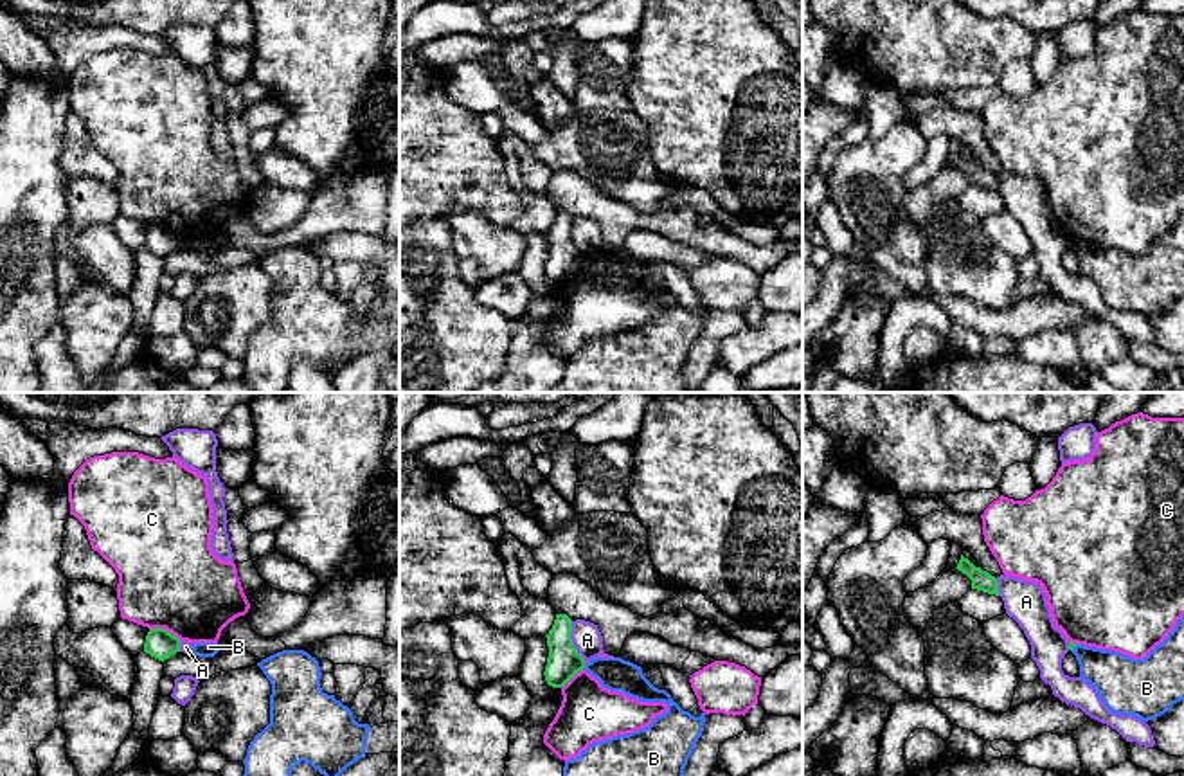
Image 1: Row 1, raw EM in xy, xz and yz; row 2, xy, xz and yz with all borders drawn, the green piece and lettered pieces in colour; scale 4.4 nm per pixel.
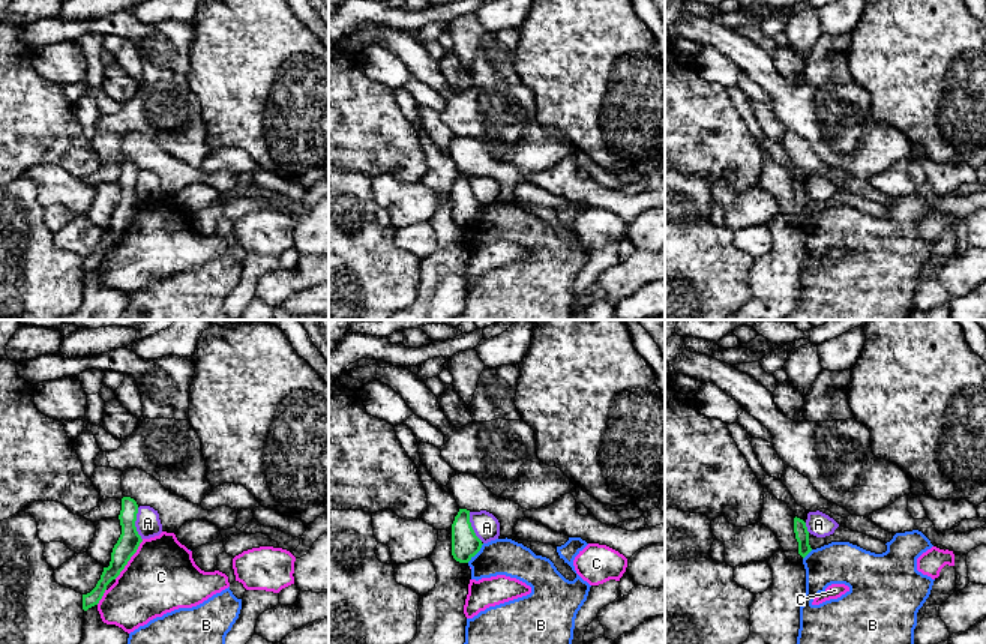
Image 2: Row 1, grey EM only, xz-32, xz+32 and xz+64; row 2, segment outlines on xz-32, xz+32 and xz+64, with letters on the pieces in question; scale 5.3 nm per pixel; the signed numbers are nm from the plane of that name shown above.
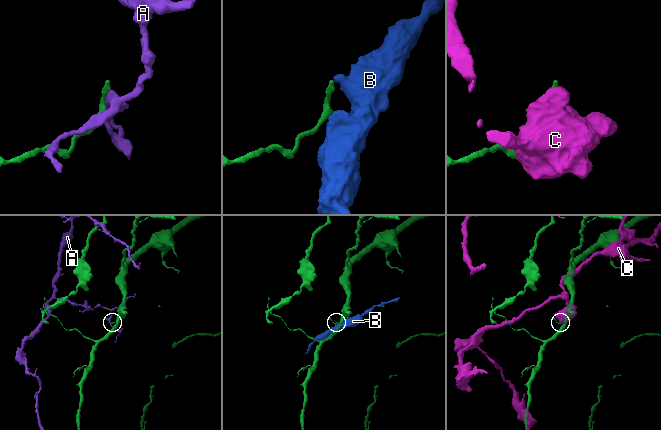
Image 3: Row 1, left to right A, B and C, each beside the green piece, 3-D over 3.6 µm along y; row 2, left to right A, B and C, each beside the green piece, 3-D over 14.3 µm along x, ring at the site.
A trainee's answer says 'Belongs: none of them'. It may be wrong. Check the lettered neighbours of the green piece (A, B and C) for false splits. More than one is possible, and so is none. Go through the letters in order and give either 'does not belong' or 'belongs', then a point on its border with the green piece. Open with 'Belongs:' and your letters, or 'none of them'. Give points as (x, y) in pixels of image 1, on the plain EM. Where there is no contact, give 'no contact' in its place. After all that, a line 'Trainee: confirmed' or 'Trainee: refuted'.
Belongs: none of them
A: does not belong; meets green in xz at (571, 238)
B: does not belong; meets green in yz at (1075, 242)
C: does not belong; meets green in xy at (164, 225)
Trainee: confirmed

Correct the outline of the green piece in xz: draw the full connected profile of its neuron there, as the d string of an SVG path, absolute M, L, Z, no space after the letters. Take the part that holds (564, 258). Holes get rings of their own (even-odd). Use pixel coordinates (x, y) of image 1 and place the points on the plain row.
M556 211L549 227L549 254L545 263L545 277L552 284L563 284L576 270L585 265L585 256L578 250L570 236L572 216L567 211Z

